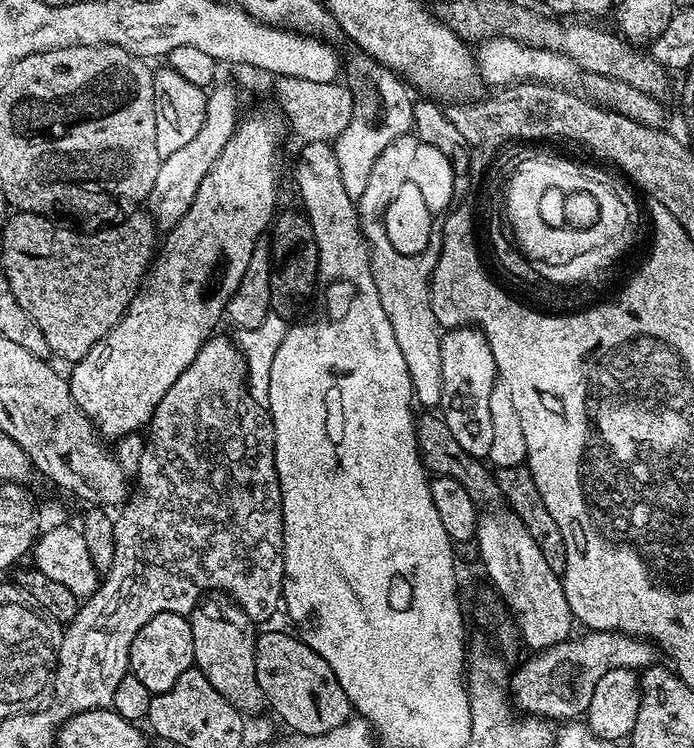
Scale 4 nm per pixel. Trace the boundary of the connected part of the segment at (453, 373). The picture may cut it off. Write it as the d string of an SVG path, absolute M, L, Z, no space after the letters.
M475 326L454 328L442 336L442 398L440 408L450 434L471 456L487 458L494 425L490 419L490 396L498 379L494 354L484 333Z

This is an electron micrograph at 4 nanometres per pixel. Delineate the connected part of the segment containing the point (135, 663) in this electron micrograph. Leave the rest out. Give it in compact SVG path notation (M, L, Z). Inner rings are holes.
M173 612L154 614L138 634L134 634L130 654L128 655L128 670L130 675L142 681L142 686L152 693L165 692L178 682L178 674L182 674L194 664L194 634L192 622L187 615L179 616Z

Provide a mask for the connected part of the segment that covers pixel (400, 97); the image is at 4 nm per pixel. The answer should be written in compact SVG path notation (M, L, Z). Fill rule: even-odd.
M356 54L352 60L352 65L347 65L346 83L350 94L354 98L354 111L350 113L350 123L346 130L338 134L332 144L334 158L338 158L338 174L342 177L342 186L346 189L349 198L359 201L362 190L366 190L366 182L378 154L382 154L387 148L399 141L400 137L407 136L413 131L412 106L414 103L414 92L411 87L391 68L384 64L379 64L370 56Z

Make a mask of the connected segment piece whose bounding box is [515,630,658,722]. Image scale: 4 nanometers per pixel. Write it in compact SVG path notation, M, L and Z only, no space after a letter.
M581 631L560 644L537 651L528 661L515 670L520 674L520 688L524 688L524 700L536 704L541 712L556 712L556 722L576 722L587 713L594 686L609 670L631 668L643 670L657 663L658 649L650 640L630 636L627 632Z

